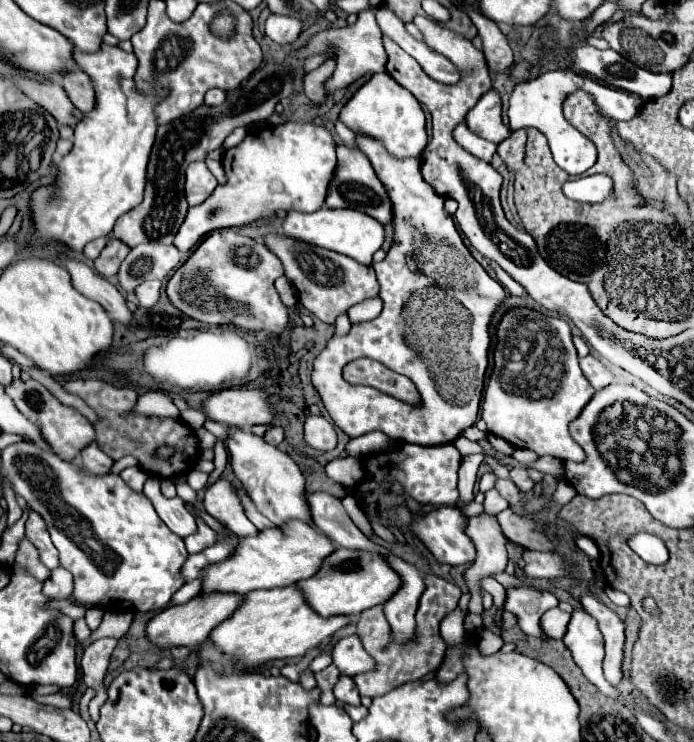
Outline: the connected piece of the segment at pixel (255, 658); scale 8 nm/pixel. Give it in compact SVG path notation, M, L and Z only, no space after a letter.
M296 586L274 588L274 590L254 590L242 596L240 606L234 614L220 622L210 632L210 642L222 652L236 658L240 670L256 670L270 660L304 656L308 650L322 644L336 630L350 622L348 616L318 616L306 602Z

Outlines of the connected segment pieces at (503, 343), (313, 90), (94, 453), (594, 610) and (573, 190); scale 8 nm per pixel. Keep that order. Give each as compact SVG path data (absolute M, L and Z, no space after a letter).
M516 308L502 316L496 336L494 370L484 390L480 412L488 432L508 440L514 448L534 450L538 456L556 456L572 462L586 460L584 450L572 440L568 424L588 404L594 388L578 366L568 322Z
M326 60L320 68L308 72L308 74L304 76L304 80L302 80L302 86L304 86L306 96L308 96L308 98L310 98L310 96L320 96L320 94L326 96L326 92L324 92L324 82L328 80L328 76L330 76L332 72L334 72L334 62L332 62L332 60Z
M92 442L92 446L88 446L88 450L84 450L84 454L80 456L80 462L82 462L82 466L84 466L88 472L92 472L92 474L96 474L96 476L110 474L110 468L112 468L112 464L114 464L114 460L108 458L108 456L96 446L96 442Z
M588 592L580 598L580 604L598 620L600 632L606 640L606 658L604 658L604 676L610 684L618 686L622 672L620 672L620 664L622 664L622 648L624 648L624 622L620 620L620 616L608 608L598 596L596 592Z
M594 174L578 180L570 180L564 184L564 194L578 202L602 202L612 194L612 180L604 174Z

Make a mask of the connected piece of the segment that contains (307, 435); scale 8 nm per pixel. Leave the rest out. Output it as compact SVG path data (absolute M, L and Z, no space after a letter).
M310 414L304 422L304 440L314 450L330 452L336 448L336 432L334 426L324 416Z

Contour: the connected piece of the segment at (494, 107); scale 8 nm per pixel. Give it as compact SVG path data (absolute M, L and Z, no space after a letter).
M490 88L466 114L466 126L494 144L500 144L510 136L510 128L502 121L501 97L494 88Z

